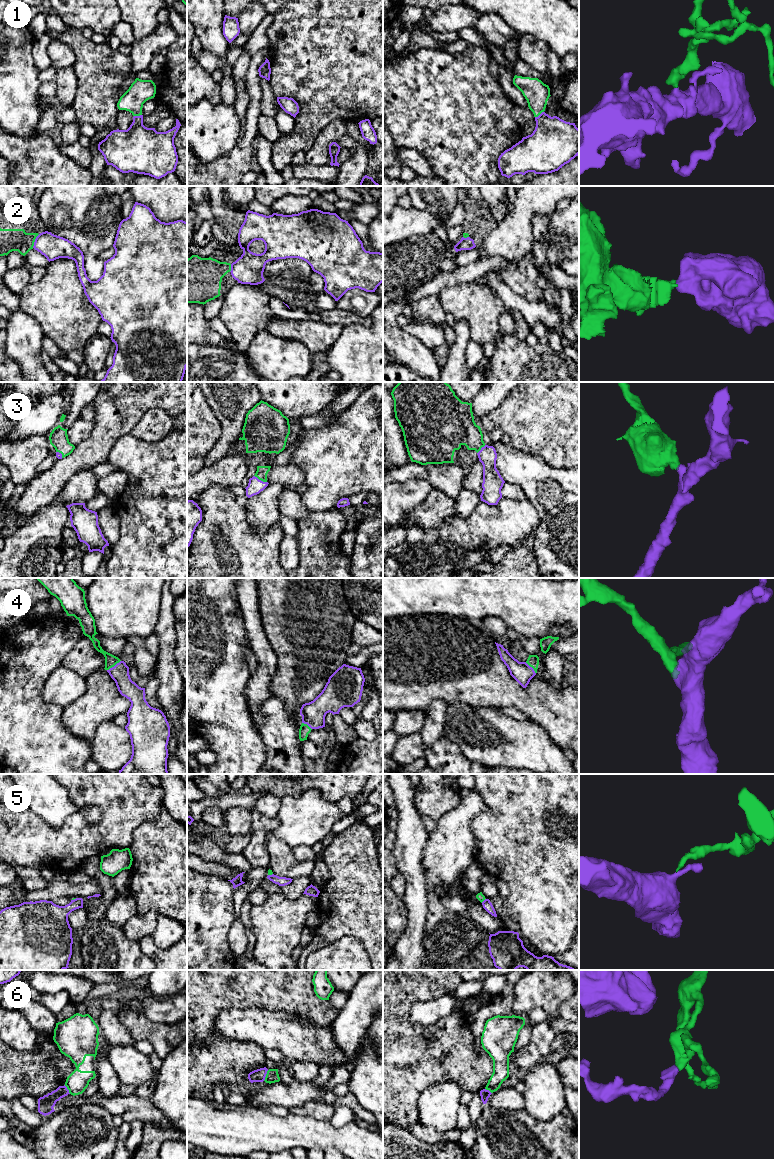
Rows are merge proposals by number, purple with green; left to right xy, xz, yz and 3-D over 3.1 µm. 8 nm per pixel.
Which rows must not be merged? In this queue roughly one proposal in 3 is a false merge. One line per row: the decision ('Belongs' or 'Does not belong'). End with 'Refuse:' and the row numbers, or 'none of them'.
1: Belongs
2: Does not belong
3: Belongs
4: Belongs
5: Belongs
6: Does not belong
Refuse: 2, 6

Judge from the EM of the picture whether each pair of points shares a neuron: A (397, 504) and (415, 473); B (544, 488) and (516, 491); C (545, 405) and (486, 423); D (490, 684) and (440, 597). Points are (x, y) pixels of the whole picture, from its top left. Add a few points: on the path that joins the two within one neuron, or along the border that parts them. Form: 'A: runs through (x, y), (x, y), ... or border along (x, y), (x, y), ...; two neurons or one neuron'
A: border along (393, 482), (424, 479), (433, 487); two neurons
B: border along (505, 481), (517, 484), (526, 497); two neurons
C: border along (488, 415), (494, 425); two neurons
D: border along (428, 614), (454, 615), (469, 620); two neurons

